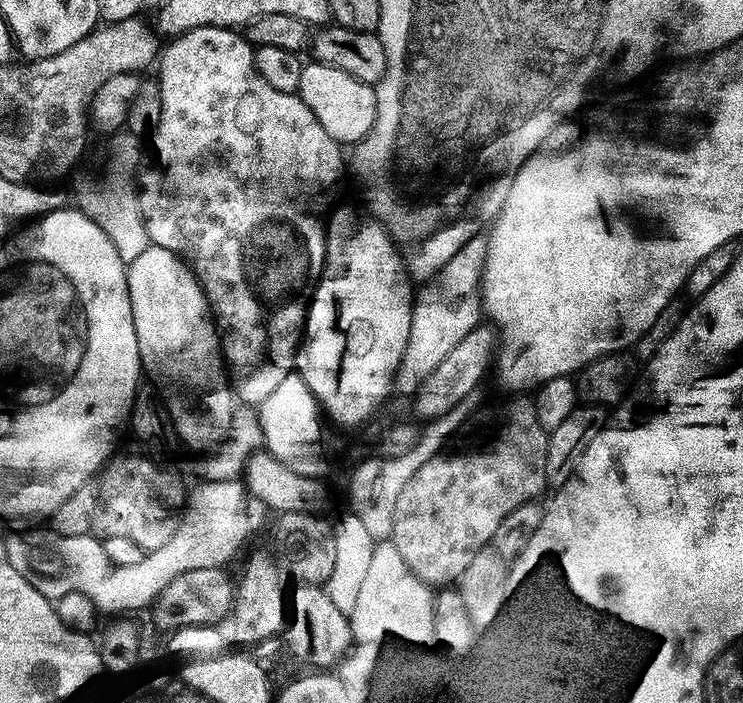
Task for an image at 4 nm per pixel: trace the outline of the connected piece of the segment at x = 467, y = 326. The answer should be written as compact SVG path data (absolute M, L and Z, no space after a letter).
M479 236L467 243L451 259L451 262L447 264L439 275L437 282L425 285L425 288L421 293L417 293L414 300L412 309L412 320L410 339L407 343L406 354L402 362L400 363L400 369L397 372L396 388L398 392L402 392L408 395L408 398L413 397L420 391L422 385L425 384L425 380L430 378L430 375L434 374L435 370L438 370L442 366L443 359L454 350L459 343L464 342L474 329L481 327L484 320L483 315L483 279L485 262L488 257L488 239L484 236Z

